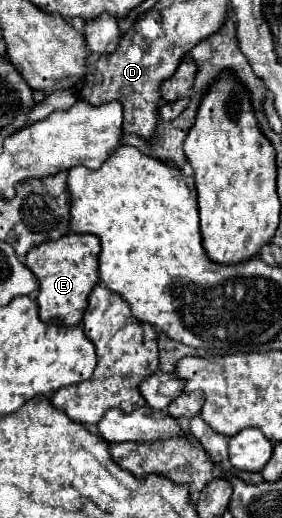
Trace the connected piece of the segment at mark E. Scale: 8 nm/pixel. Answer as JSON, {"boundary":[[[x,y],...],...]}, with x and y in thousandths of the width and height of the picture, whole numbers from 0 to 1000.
{"boundary":[[[227,454],[206,465],[163,465],[92,492],[85,512],[135,535],[142,566],[128,573],[142,612],[156,620],[220,620],[284,627],[312,593],[312,566],[348,546],[348,488],[355,461],[340,454]]]}

